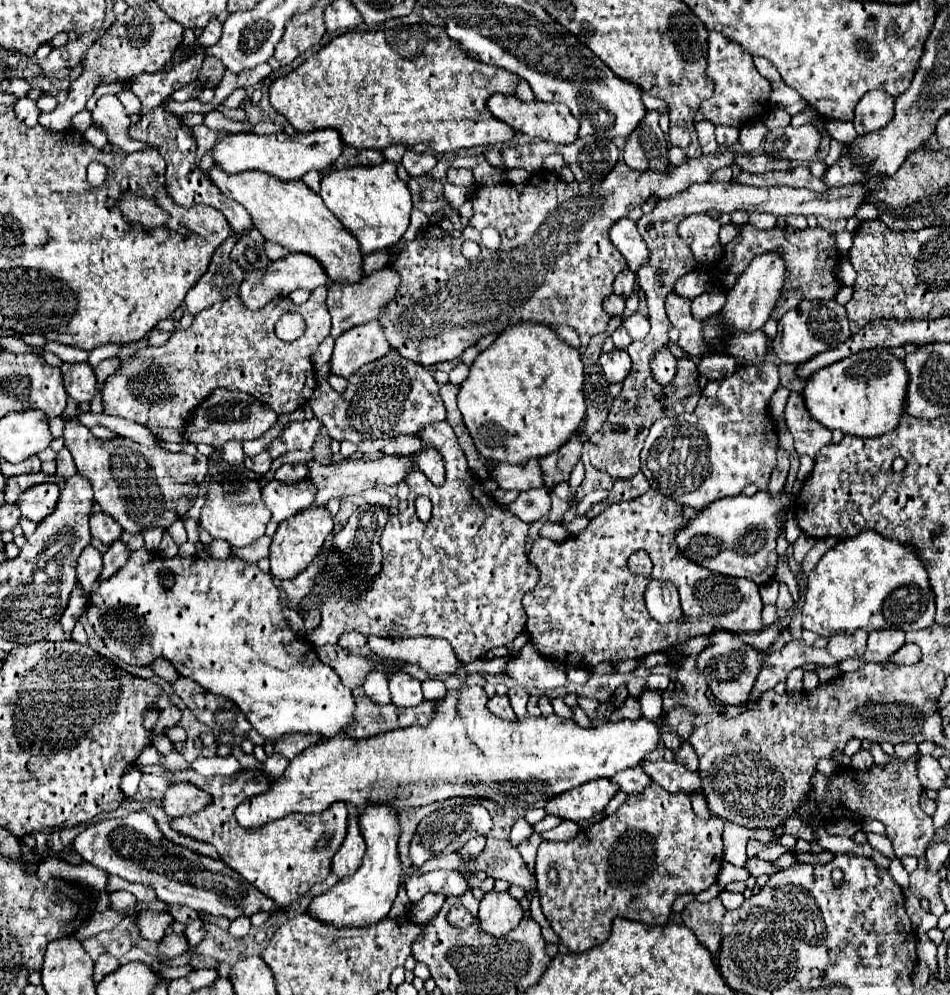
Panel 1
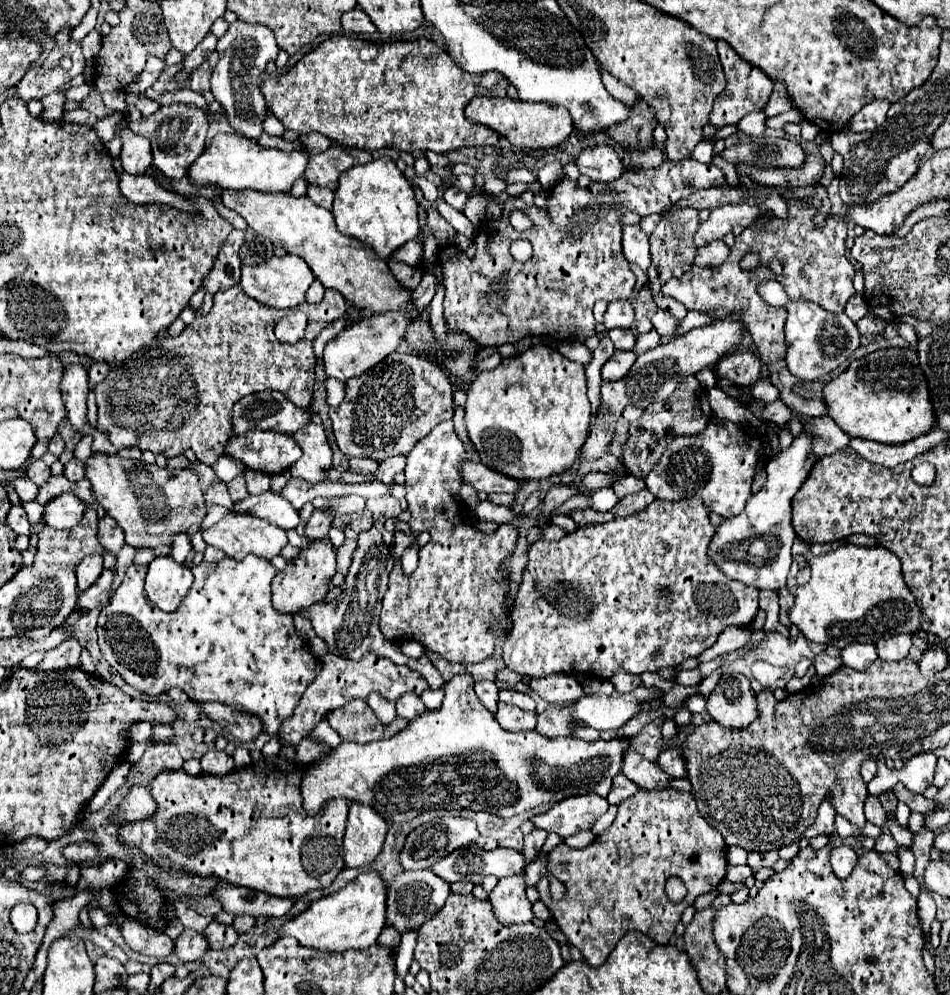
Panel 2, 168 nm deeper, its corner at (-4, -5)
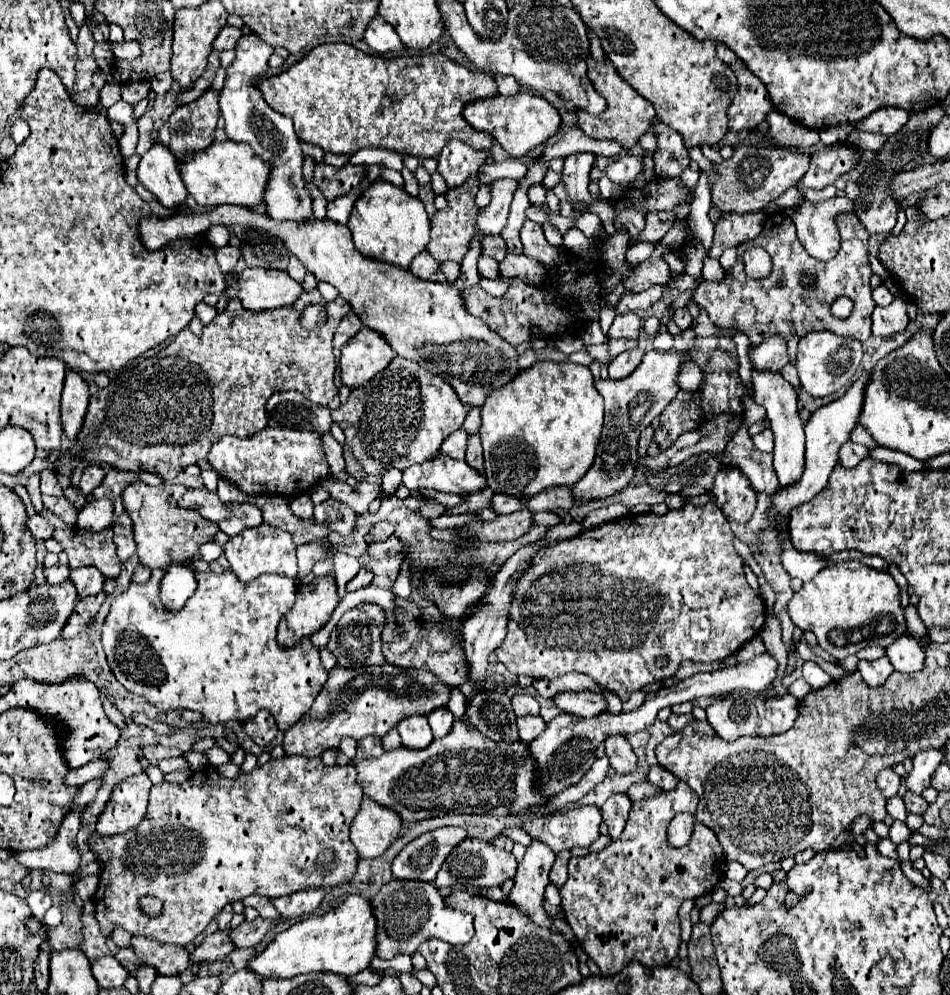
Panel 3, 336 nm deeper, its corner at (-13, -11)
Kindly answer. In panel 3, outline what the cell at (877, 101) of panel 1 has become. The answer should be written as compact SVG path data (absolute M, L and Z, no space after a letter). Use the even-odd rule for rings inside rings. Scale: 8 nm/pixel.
M886 107L886 109L874 111L866 119L862 119L856 127L860 127L860 131L868 131L868 133L894 135L906 121L908 121L908 111L898 109L898 107Z

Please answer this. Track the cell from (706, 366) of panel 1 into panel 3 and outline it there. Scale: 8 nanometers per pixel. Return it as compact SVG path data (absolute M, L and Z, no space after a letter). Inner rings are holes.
M766 339L760 345L754 345L748 357L756 371L780 371L788 363L786 343L782 339Z

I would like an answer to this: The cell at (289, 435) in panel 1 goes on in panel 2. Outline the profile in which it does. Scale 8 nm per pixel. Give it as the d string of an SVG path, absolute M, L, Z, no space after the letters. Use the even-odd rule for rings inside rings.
M249 429L229 439L225 455L239 459L245 469L275 475L287 471L301 457L301 447L289 433Z

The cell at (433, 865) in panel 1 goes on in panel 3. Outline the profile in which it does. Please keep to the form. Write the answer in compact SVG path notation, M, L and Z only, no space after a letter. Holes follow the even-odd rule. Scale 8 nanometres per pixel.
M466 839L462 841L444 861L444 865L440 867L434 883L436 887L458 887L458 889L466 889L470 885L480 887L480 889L488 889L488 887L500 887L506 879L514 879L516 875L516 867L518 861L512 853L504 851L504 849L496 849L490 843L484 843L480 839Z

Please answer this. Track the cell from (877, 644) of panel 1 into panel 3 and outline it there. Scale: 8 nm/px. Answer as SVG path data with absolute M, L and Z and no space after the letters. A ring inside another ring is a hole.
M910 635L898 637L890 647L886 647L886 657L900 673L914 673L922 669L924 651L916 639Z

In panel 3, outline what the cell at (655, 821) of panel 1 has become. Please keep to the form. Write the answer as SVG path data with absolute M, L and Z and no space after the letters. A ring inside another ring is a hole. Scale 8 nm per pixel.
M680 781L674 791L636 801L630 811L630 819L622 835L612 841L600 853L590 853L586 857L572 857L568 863L568 881L560 889L562 911L570 923L578 943L588 953L588 957L600 967L604 977L616 975L632 959L638 959L646 967L668 965L678 955L680 945L680 919L678 909L686 899L698 899L712 893L724 877L726 857L712 829L702 823L694 823L690 841L684 847L668 845L668 825L682 811L696 811L698 795L694 789Z

